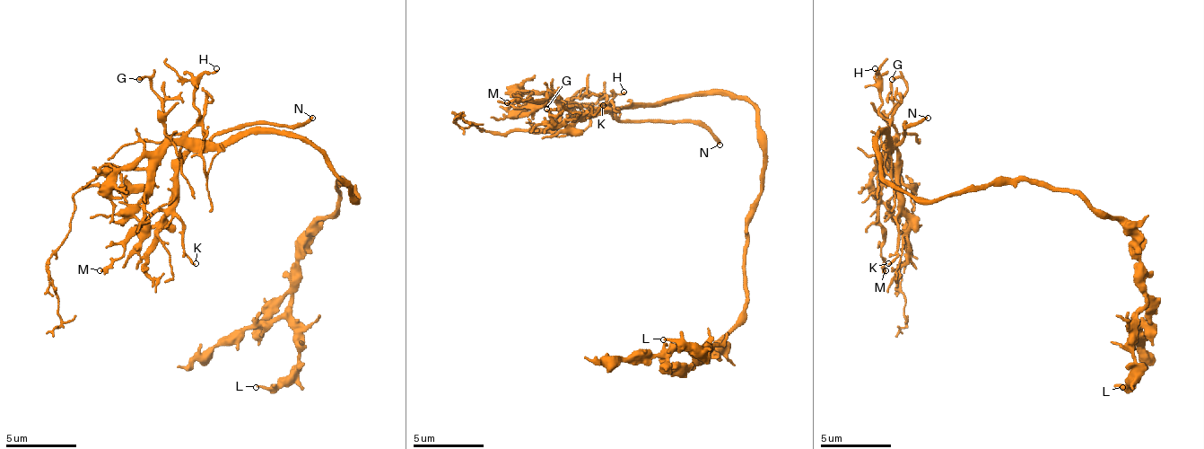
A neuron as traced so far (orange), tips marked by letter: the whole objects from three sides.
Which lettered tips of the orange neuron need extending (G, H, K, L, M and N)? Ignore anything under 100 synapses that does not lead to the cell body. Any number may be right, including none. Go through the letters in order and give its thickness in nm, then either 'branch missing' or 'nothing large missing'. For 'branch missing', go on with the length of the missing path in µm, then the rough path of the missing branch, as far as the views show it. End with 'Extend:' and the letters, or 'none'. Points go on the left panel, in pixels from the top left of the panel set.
G: calibre 110 nm; nothing large missing
H: calibre 130 nm; nothing large missing
K: calibre 110 nm; nothing large missing
L: calibre 180 nm; nothing large missing
M: calibre 240 nm; nothing large missing
N: calibre 200 nm; branch missing; missing 50 µm
Extend: N

